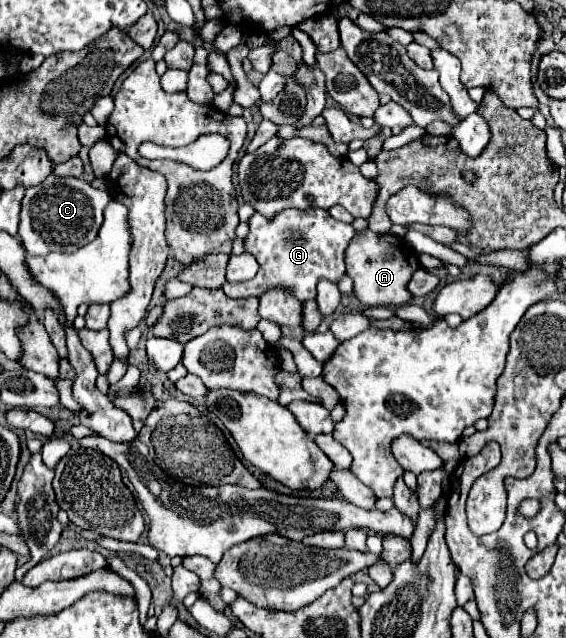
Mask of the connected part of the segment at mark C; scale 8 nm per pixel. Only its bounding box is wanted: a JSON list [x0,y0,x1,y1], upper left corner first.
[20,177,112,255]

